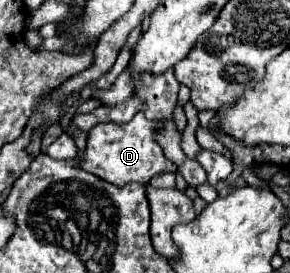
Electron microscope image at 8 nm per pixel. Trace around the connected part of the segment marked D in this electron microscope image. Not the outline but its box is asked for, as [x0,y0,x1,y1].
[80,112,176,186]

